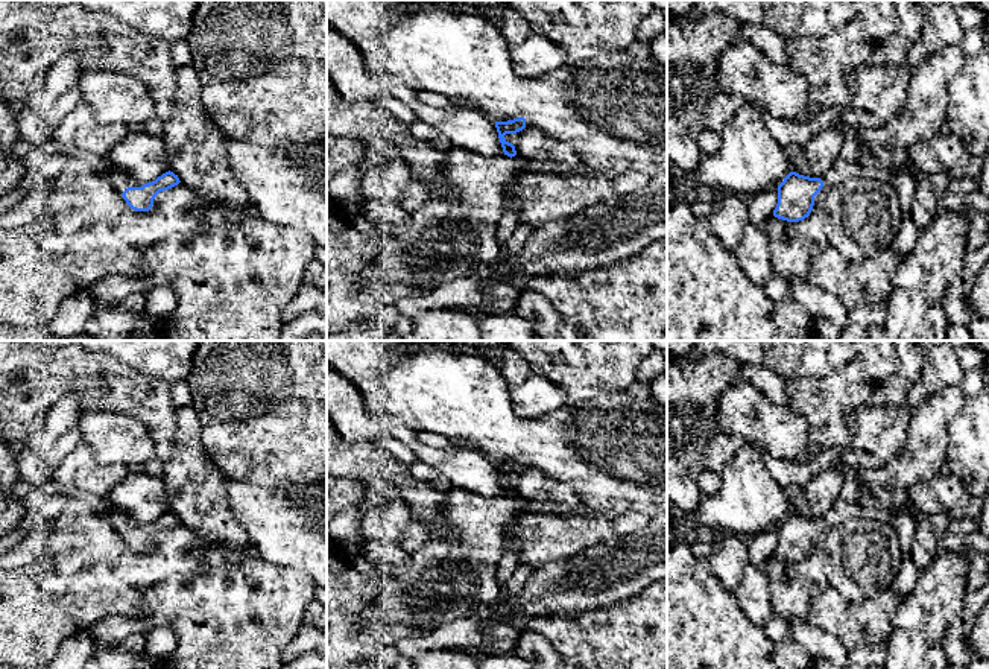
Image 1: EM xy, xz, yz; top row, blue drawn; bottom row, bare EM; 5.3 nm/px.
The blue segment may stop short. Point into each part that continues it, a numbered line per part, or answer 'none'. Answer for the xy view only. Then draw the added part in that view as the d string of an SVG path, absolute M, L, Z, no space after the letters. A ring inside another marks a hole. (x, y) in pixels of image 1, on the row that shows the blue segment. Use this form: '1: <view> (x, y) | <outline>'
1: xy (120, 180) | M111 169L108 172L108 176L111 178L112 185L117 189L117 192L122 195L128 187L141 187L143 184L132 179L125 170L122 169Z

